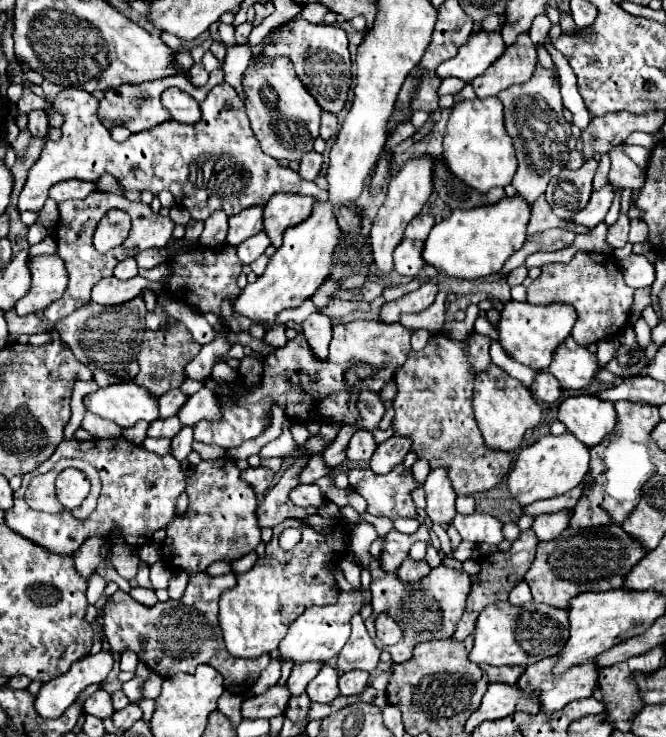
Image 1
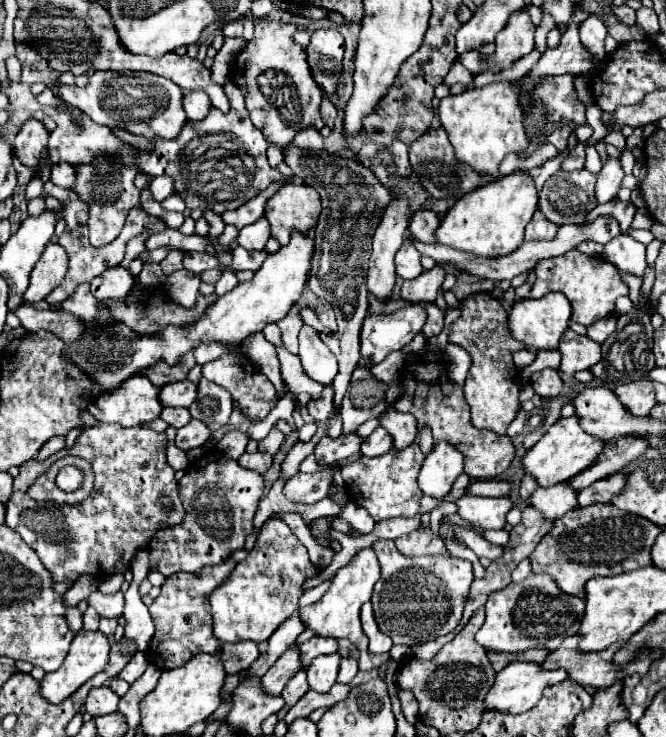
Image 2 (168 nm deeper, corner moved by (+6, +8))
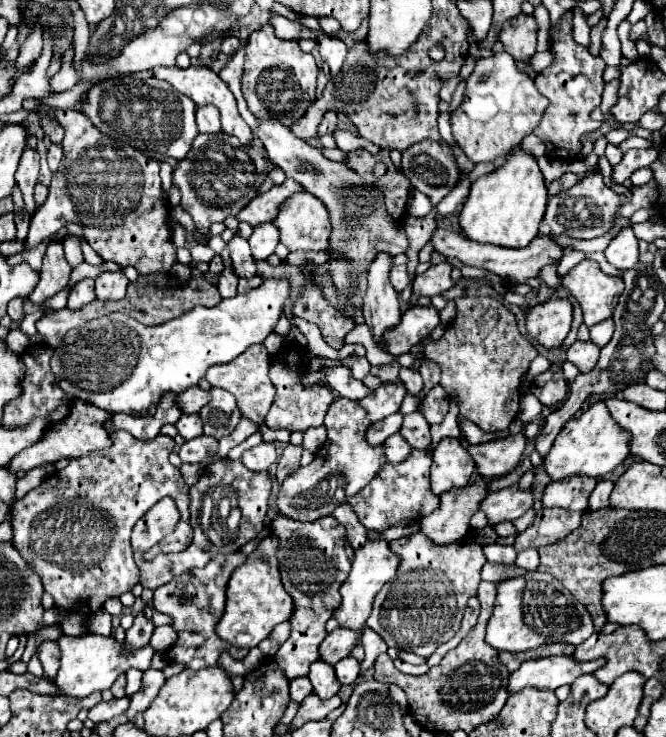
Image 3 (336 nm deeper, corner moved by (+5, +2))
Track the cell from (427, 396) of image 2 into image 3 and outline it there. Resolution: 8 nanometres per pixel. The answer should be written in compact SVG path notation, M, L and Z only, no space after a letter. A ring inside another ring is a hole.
M523 432L507 434L505 438L497 438L479 446L469 446L469 454L473 456L477 470L485 478L499 478L509 474L523 458L527 446L527 438Z

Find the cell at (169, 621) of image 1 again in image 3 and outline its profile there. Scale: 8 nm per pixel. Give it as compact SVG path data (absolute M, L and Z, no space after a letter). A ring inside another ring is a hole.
M241 552L227 554L227 556L219 554L219 558L211 558L211 562L209 562L209 564L213 564L213 584L207 586L207 584L203 584L205 578L201 578L201 576L197 578L195 574L185 572L179 578L173 578L167 586L161 586L159 590L155 590L155 596L153 596L155 608L163 614L169 614L173 618L173 628L179 632L179 640L167 650L169 662L185 664L191 670L201 670L207 666L217 666L217 660L223 652L229 652L231 658L235 658L235 660L243 660L249 654L249 650L229 646L215 634L215 626L225 610L227 582L231 578L233 570L237 566L241 566L245 560L247 560L247 556Z

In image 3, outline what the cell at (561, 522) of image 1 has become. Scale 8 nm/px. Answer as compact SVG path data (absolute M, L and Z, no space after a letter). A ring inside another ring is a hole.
M575 474L557 482L551 482L543 494L543 506L563 506L567 510L587 510L589 494L593 492L597 478Z

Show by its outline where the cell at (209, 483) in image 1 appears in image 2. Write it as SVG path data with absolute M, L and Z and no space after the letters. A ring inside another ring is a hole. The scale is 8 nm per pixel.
M216 450L192 462L178 484L186 516L178 526L160 528L148 544L150 570L158 570L164 576L198 572L204 566L222 564L240 550L252 532L252 518L264 490L264 478L258 476L258 472L240 468L236 460Z

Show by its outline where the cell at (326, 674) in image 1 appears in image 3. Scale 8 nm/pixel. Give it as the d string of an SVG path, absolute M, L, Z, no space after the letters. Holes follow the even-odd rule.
M323 660L315 662L311 666L311 672L309 672L309 678L313 682L313 692L321 698L331 698L339 692L341 688L341 682L337 680L335 676L335 668Z

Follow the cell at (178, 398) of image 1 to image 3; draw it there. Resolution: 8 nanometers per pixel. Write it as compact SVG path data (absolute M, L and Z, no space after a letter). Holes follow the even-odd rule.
M191 386L177 398L177 402L179 402L179 406L183 406L185 414L195 414L209 402L209 398L211 398L209 392L201 390L199 386Z

